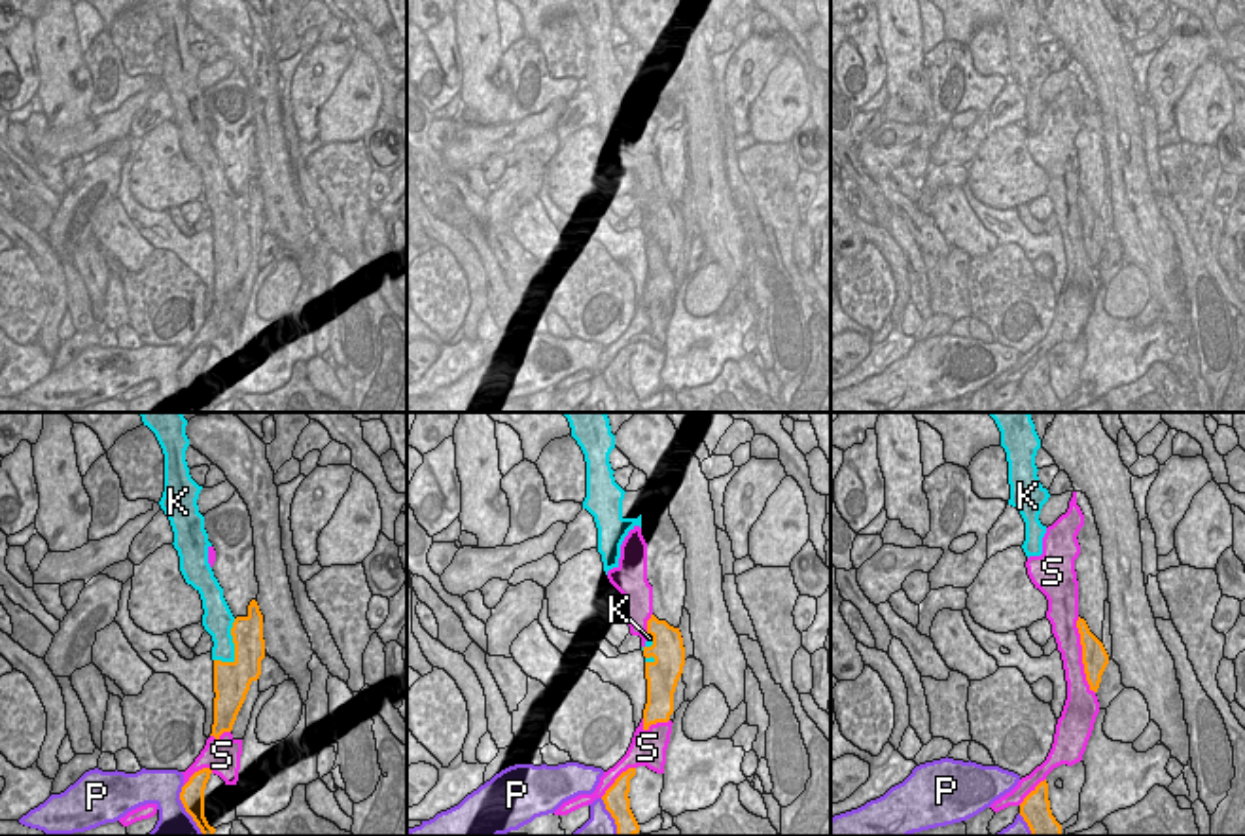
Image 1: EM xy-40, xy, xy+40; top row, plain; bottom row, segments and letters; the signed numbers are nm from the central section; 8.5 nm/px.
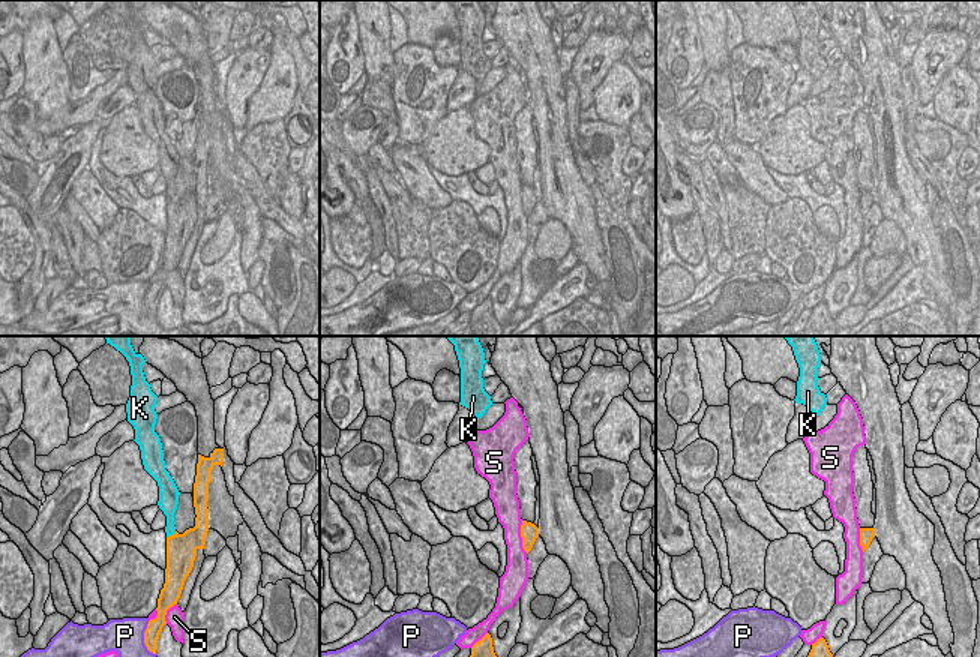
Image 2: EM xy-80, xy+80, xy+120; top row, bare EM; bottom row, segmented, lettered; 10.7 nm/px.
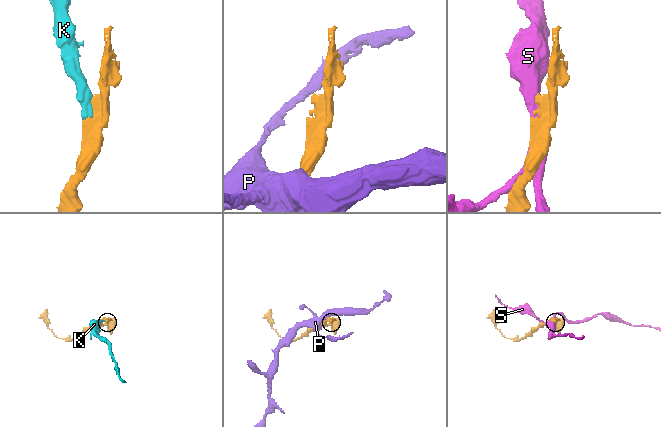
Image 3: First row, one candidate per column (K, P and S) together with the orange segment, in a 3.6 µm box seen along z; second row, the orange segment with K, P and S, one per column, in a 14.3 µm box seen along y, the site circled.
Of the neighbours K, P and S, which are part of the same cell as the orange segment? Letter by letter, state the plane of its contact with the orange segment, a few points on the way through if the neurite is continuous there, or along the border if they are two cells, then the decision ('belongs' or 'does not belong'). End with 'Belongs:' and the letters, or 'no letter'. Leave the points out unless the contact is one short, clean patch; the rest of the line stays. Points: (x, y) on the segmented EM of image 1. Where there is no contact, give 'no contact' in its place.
K: meets orange in xy-40; border along xy-40 (235, 619), (231, 628), (233, 659), (214, 661); does not belong
P: meets orange in xy-40; does not belong
S: meets orange in xy+40; does not belong
Belongs: no letter

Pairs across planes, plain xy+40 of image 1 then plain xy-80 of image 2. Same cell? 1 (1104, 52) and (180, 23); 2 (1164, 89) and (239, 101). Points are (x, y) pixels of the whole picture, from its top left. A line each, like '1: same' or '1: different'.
1: same
2: same

